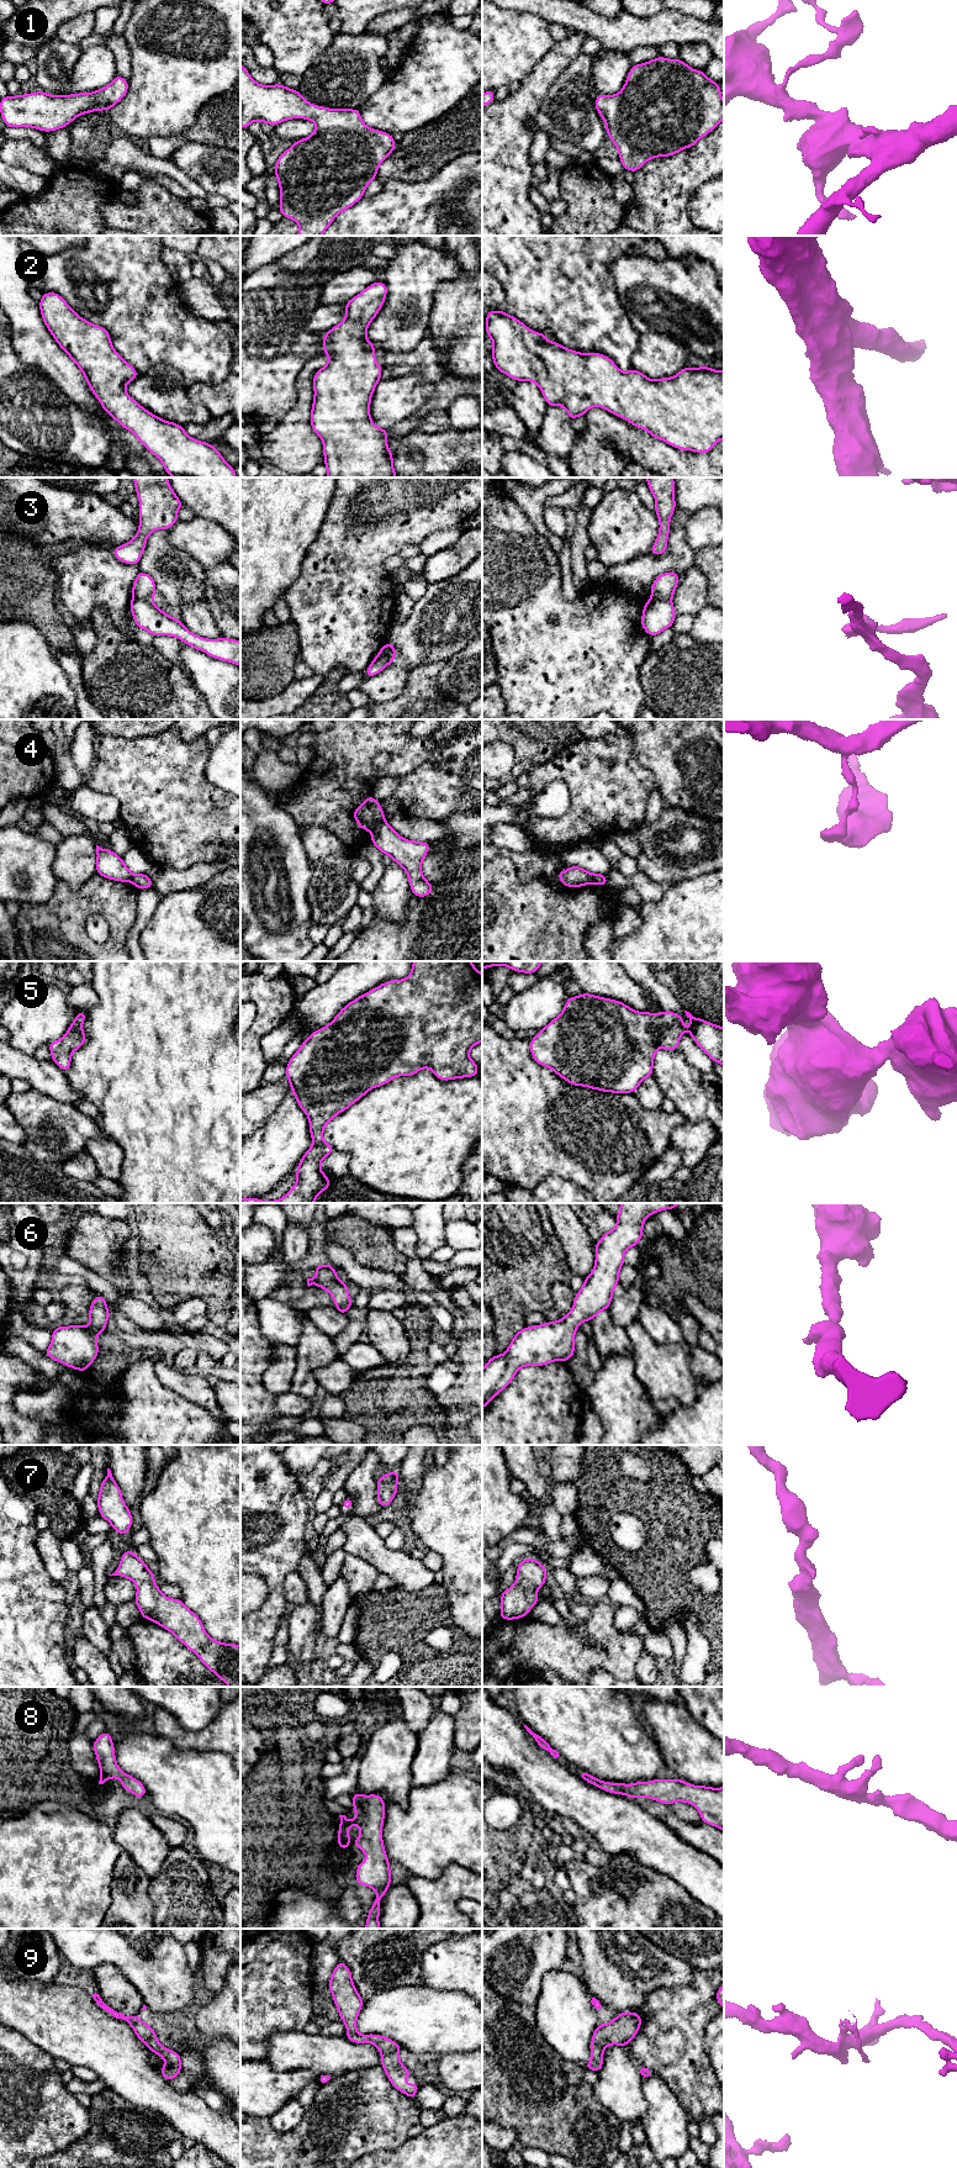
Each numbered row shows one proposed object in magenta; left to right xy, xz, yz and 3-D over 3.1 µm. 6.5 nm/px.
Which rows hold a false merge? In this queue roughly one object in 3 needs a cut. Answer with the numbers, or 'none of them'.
3, 4

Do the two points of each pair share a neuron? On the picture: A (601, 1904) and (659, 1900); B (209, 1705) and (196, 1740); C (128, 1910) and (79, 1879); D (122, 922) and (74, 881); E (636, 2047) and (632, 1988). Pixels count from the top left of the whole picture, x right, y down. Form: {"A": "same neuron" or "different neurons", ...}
{"A": "same neuron", "B": "different neurons", "C": "different neurons", "D": "different neurons", "E": "different neurons"}

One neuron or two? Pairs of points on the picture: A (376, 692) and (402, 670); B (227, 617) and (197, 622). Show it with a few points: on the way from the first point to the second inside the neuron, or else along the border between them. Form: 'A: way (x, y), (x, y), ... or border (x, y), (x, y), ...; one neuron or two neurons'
A: way (382, 687), (396, 675); one neuron
B: border (204, 601), (222, 634); two neurons

